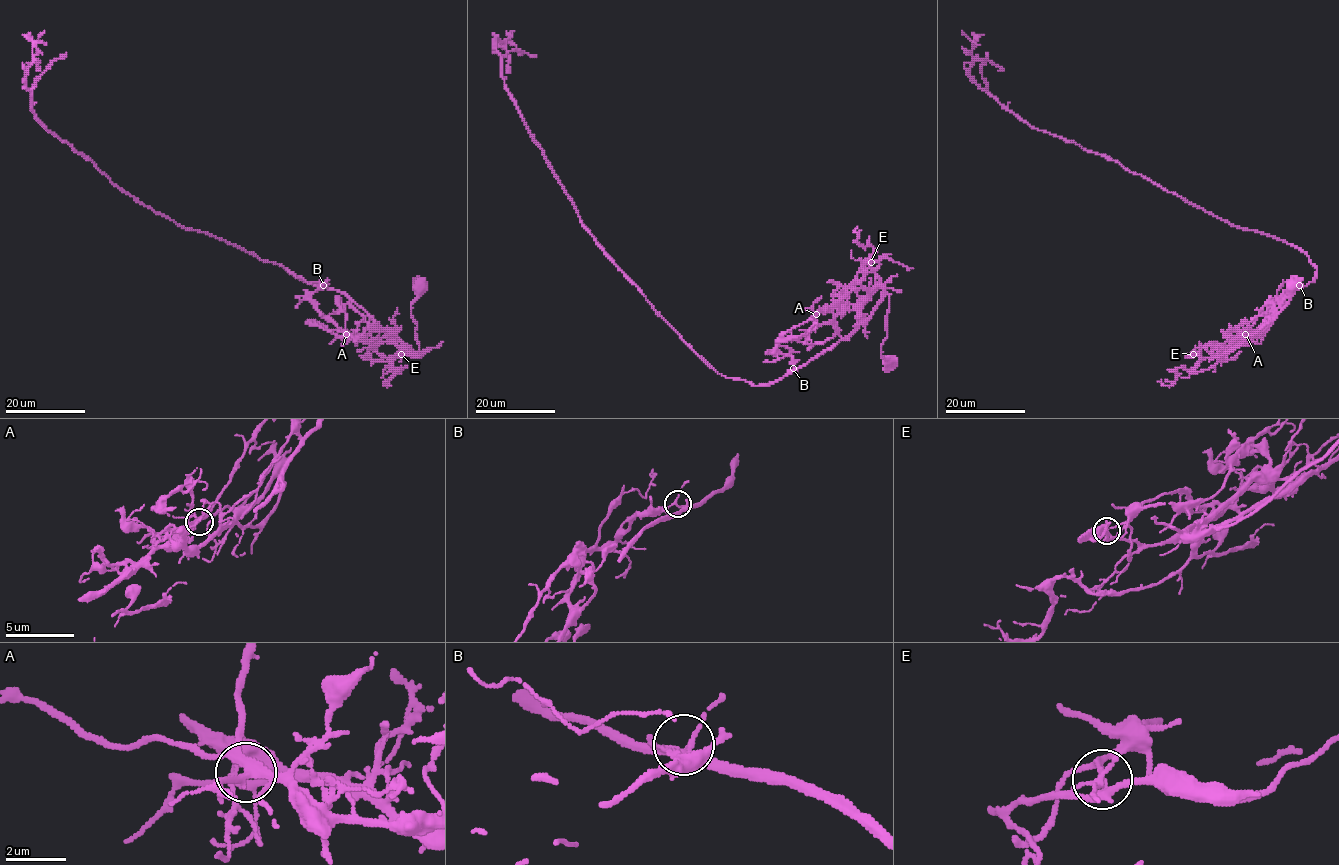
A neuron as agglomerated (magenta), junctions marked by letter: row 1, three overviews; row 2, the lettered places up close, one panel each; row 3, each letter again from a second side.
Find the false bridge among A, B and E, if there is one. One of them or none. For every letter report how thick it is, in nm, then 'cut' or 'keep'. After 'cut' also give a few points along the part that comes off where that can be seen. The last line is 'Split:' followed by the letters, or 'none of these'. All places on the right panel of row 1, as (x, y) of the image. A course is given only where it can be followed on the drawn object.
A: 280 nm | keep
B: 120 nm | keep
E: 180 nm | cut | (1193, 354), (1215, 342), (1218, 347), (1214, 350)
Split: E

